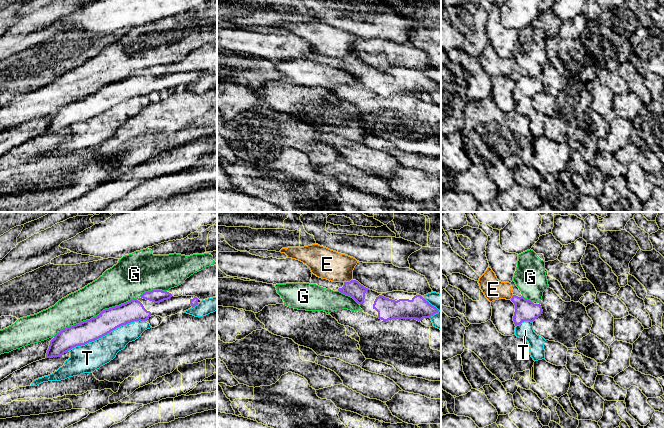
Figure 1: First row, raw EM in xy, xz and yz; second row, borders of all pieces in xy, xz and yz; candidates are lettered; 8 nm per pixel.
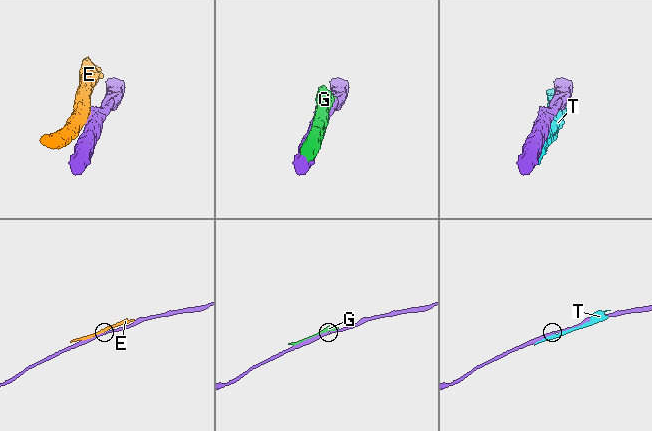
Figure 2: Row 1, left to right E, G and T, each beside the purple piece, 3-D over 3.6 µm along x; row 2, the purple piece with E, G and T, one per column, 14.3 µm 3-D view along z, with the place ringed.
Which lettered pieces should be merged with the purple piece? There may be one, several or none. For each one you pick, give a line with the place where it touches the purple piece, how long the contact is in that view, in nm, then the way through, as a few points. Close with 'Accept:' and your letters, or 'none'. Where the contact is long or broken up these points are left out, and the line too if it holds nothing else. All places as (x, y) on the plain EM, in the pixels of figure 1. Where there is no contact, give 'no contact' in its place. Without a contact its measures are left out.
Accept: none

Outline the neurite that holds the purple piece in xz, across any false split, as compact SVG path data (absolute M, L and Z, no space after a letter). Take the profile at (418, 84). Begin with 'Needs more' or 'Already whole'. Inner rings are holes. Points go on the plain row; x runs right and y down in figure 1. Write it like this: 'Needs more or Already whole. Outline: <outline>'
Needs more. Outline: M356 56L344 58L339 68L352 73L362 85L362 88L377 93L383 97L392 95L431 94L439 86L417 69L392 67L378 69L361 61Z

